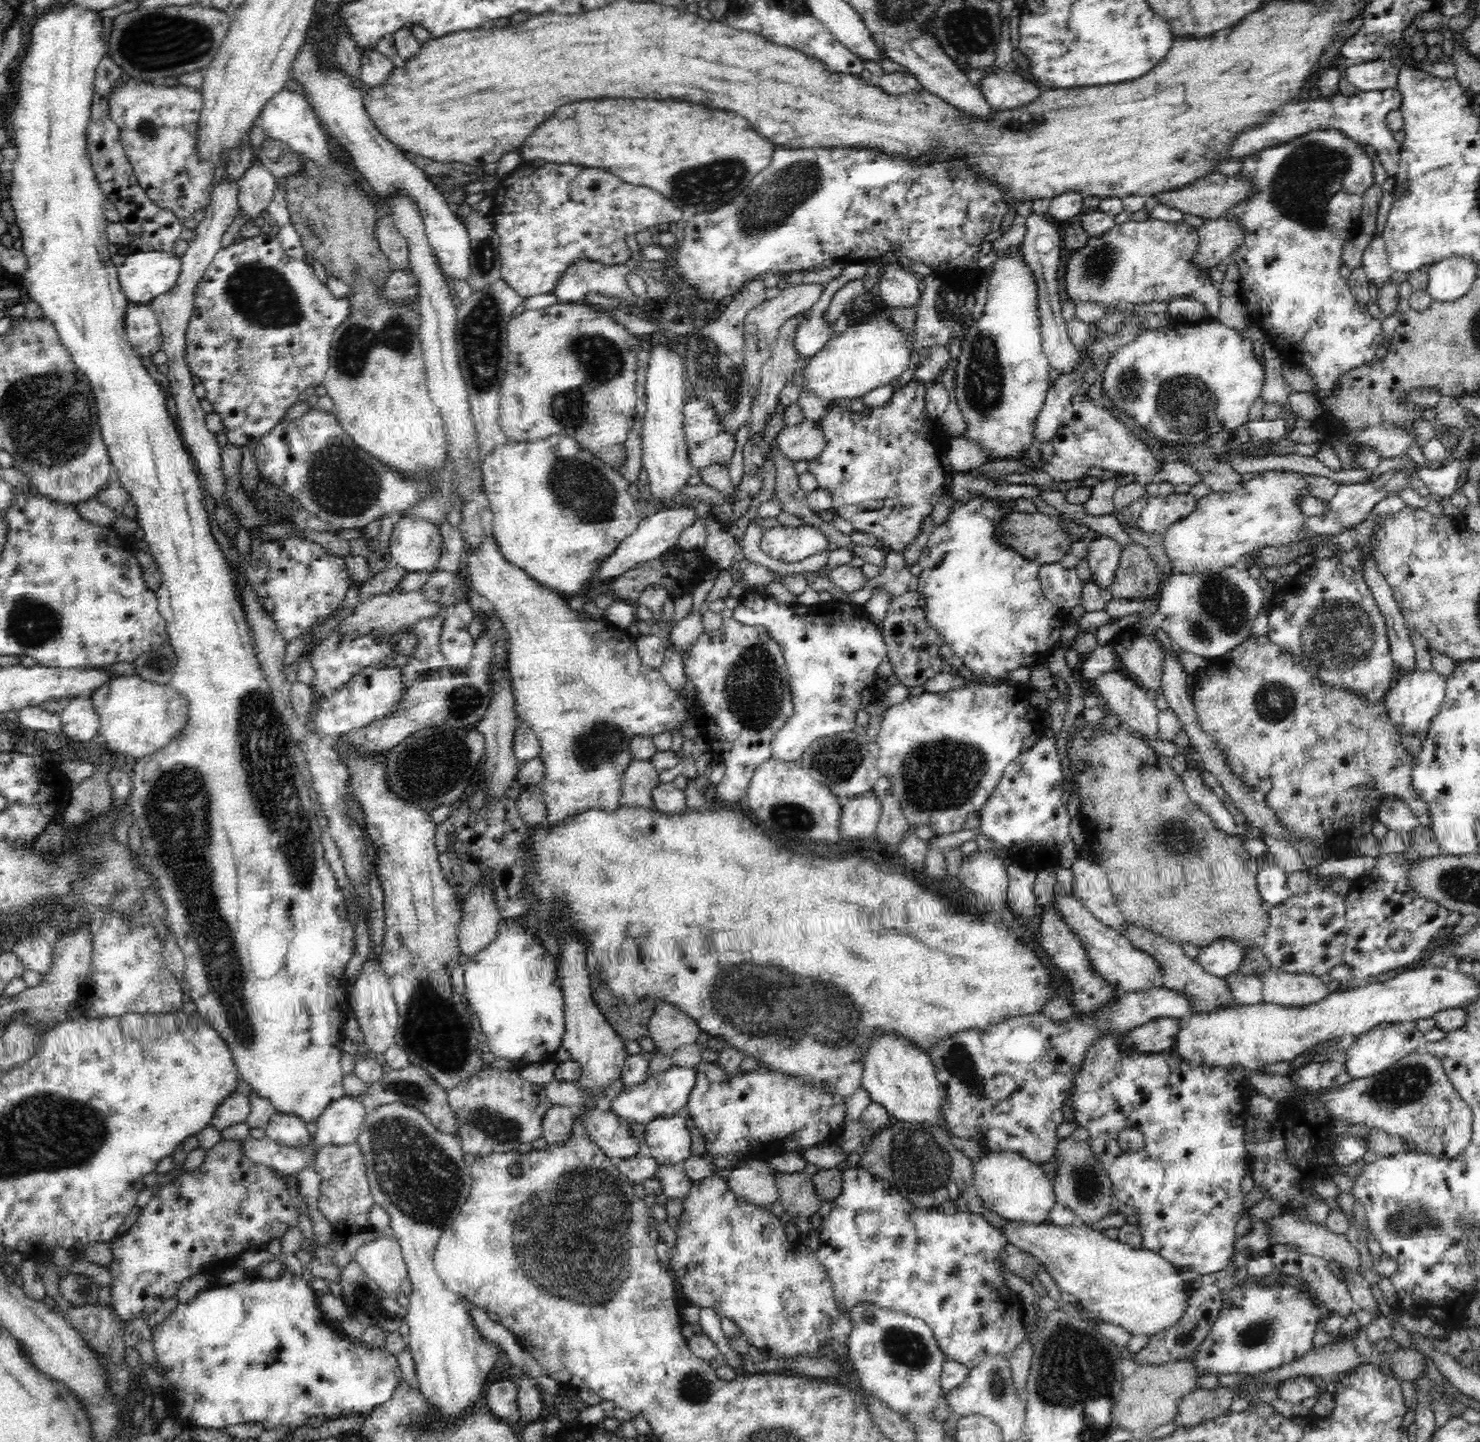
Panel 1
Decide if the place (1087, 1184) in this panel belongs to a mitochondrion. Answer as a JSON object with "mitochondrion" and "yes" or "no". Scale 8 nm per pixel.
{"mitochondrion":"yes"}

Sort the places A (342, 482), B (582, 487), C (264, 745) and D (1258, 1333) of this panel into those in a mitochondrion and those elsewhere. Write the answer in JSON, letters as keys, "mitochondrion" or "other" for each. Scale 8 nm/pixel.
{"A":"mitochondrion","B":"mitochondrion","C":"mitochondrion","D":"mitochondrion"}

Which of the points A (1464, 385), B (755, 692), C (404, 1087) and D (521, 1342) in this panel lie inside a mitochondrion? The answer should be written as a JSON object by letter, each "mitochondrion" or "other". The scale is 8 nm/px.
{"A":"other","B":"mitochondrion","C":"mitochondrion","D":"other"}

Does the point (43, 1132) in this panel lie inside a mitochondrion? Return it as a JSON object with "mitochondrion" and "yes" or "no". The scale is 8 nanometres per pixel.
{"mitochondrion":"yes"}

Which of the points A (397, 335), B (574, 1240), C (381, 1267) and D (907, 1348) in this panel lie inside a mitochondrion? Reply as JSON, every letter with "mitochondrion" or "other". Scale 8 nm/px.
{"A":"mitochondrion","B":"mitochondrion","C":"other","D":"mitochondrion"}

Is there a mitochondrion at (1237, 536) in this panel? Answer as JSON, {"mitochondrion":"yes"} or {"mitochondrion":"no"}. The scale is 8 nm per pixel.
{"mitochondrion":"no"}

